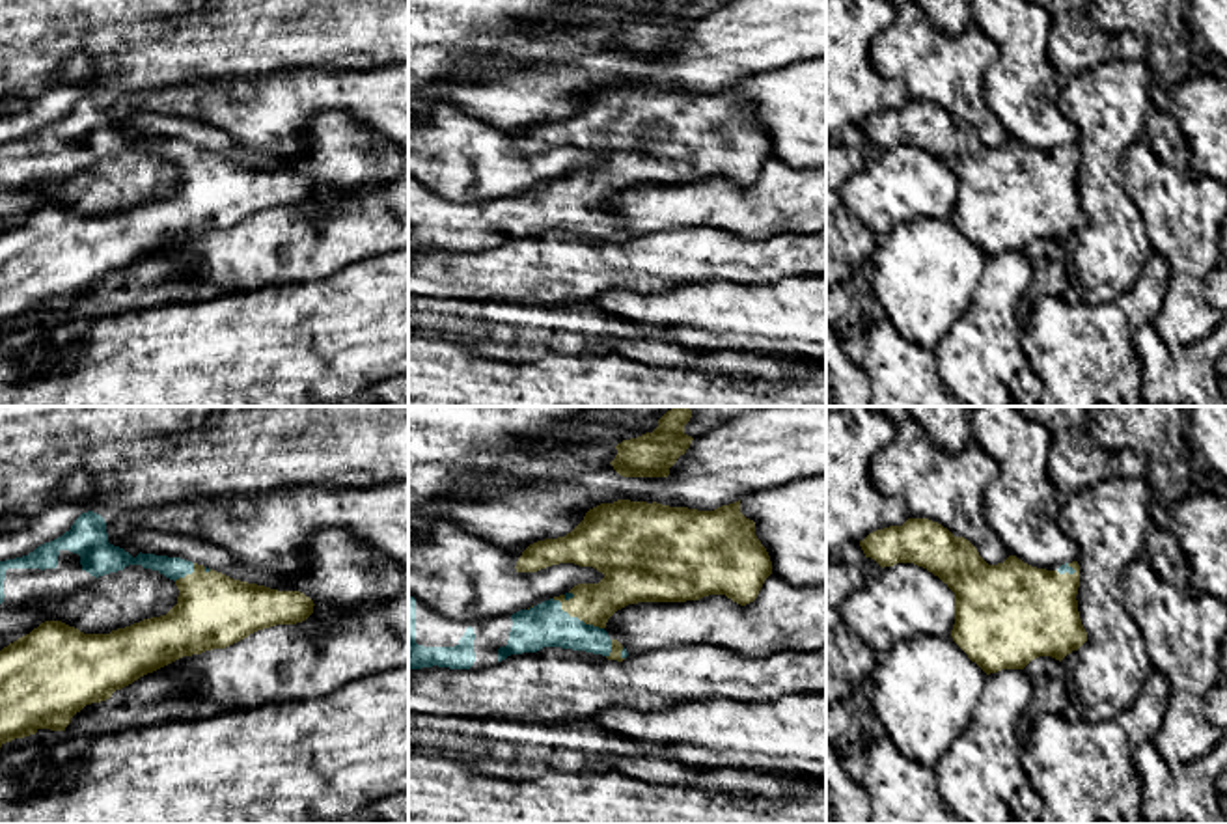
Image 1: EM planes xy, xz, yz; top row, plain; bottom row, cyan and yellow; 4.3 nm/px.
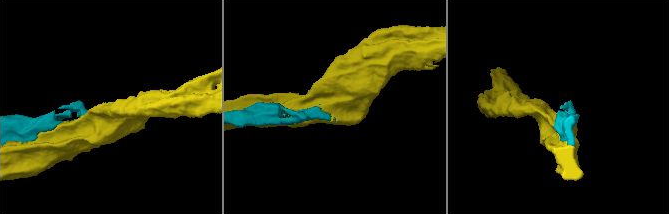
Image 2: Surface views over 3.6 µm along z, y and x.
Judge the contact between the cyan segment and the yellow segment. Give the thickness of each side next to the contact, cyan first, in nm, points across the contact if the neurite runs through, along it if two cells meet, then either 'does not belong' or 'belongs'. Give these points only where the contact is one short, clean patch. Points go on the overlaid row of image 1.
190 nm thick on the cyan side, 180 nm on the other; belongs

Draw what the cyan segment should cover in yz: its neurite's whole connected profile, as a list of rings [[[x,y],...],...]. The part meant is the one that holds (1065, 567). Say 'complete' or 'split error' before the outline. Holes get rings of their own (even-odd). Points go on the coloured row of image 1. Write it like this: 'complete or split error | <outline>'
split error | [[[908,518],[903,526],[889,526],[869,533],[860,546],[865,557],[882,569],[914,563],[938,576],[955,593],[953,641],[986,675],[1001,669],[1024,669],[1039,656],[1063,660],[1087,641],[1078,611],[1080,565],[1065,563],[1057,570],[1037,569],[1016,556],[988,565],[964,537],[929,518]]]

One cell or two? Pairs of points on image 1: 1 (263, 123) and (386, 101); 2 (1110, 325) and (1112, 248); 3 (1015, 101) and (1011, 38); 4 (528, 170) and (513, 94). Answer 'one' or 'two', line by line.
1: one
2: two
3: one
4: two

